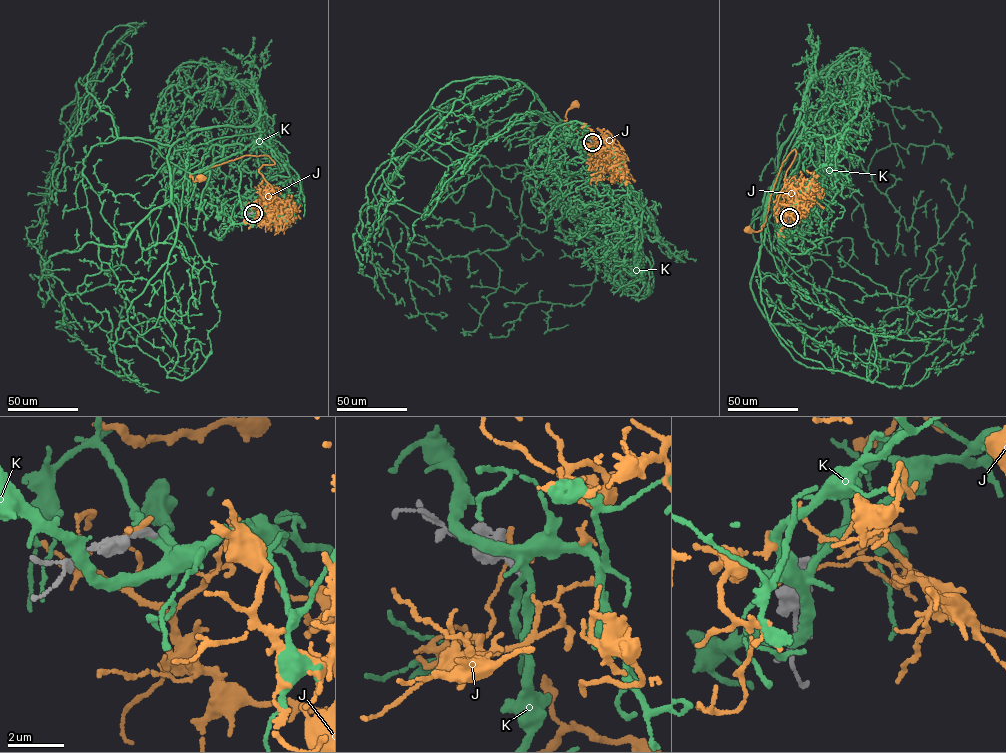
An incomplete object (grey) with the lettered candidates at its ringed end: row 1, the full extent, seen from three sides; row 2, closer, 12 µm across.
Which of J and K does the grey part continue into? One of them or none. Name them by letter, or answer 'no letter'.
no letter

